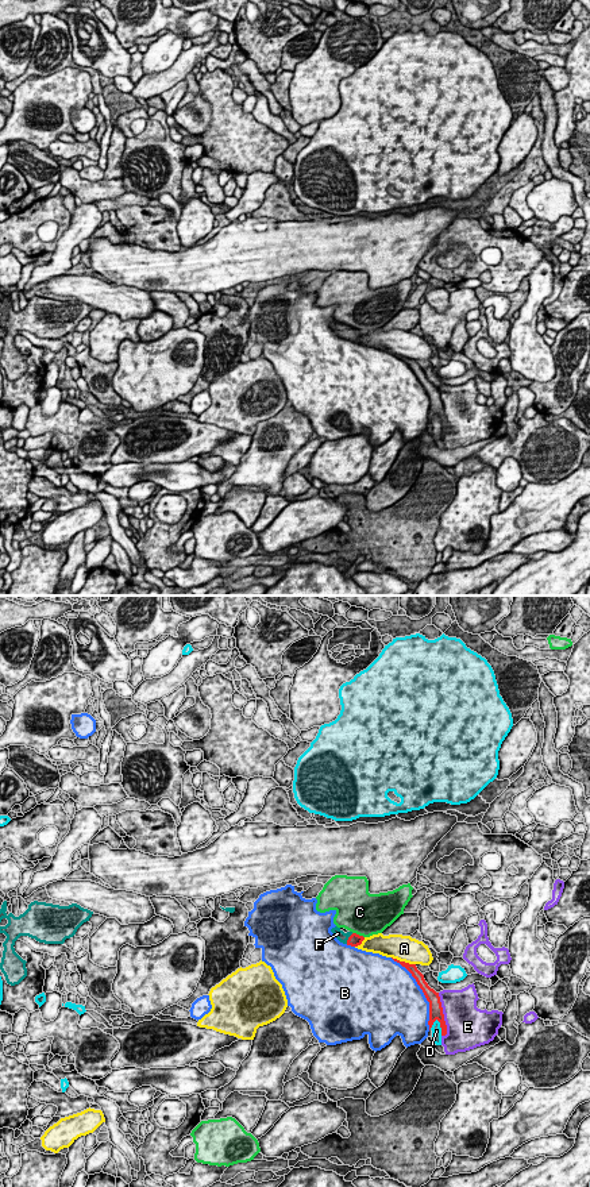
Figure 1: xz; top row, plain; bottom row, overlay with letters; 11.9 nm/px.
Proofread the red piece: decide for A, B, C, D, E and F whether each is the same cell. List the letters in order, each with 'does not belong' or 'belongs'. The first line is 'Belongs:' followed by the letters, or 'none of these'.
Belongs: F
A: does not belong
B: does not belong
C: does not belong
D: does not belong
E: does not belong
F: belongs

